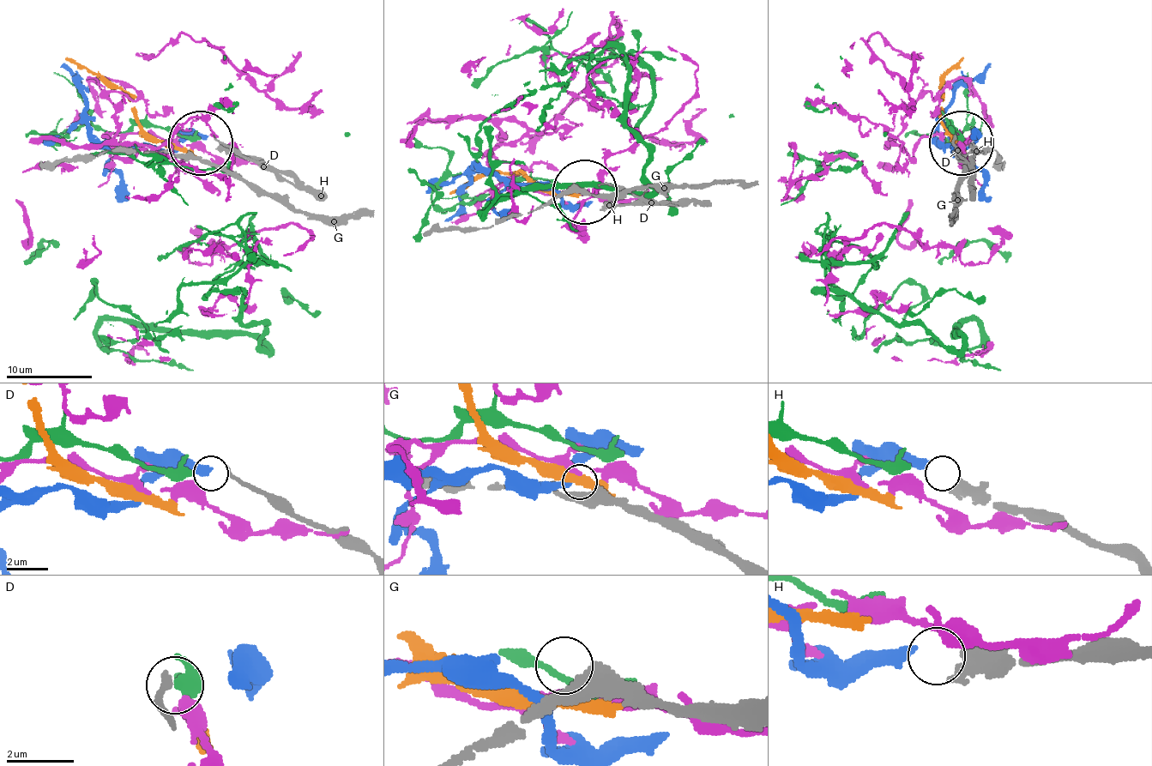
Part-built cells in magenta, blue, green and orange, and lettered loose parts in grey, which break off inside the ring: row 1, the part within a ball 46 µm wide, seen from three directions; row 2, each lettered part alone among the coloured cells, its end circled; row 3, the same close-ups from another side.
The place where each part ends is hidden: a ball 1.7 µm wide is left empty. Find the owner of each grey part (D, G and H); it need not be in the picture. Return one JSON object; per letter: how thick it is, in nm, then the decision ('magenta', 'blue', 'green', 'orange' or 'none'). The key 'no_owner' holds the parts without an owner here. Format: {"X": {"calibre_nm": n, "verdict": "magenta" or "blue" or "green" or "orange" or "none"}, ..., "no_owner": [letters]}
{"D": {"calibre_nm": 200, "verdict": "green"}, "G": {"calibre_nm": 460, "verdict": "none"}, "H": {"calibre_nm": 360, "verdict": "blue"}, "no_owner": ["G"]}

